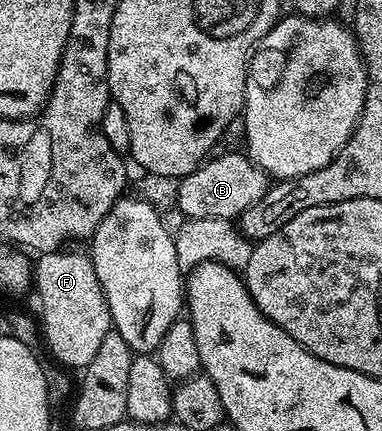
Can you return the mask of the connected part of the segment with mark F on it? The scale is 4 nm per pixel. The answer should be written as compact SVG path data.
M57 250L55 252L46 252L39 257L40 261L34 264L34 292L40 295L40 316L42 321L42 336L48 340L48 348L64 364L76 370L82 370L94 358L94 353L98 351L98 345L102 338L113 331L112 315L108 309L108 303L104 297L102 286L98 282L98 274L94 274L91 255L84 254L79 256L76 252L69 250Z

